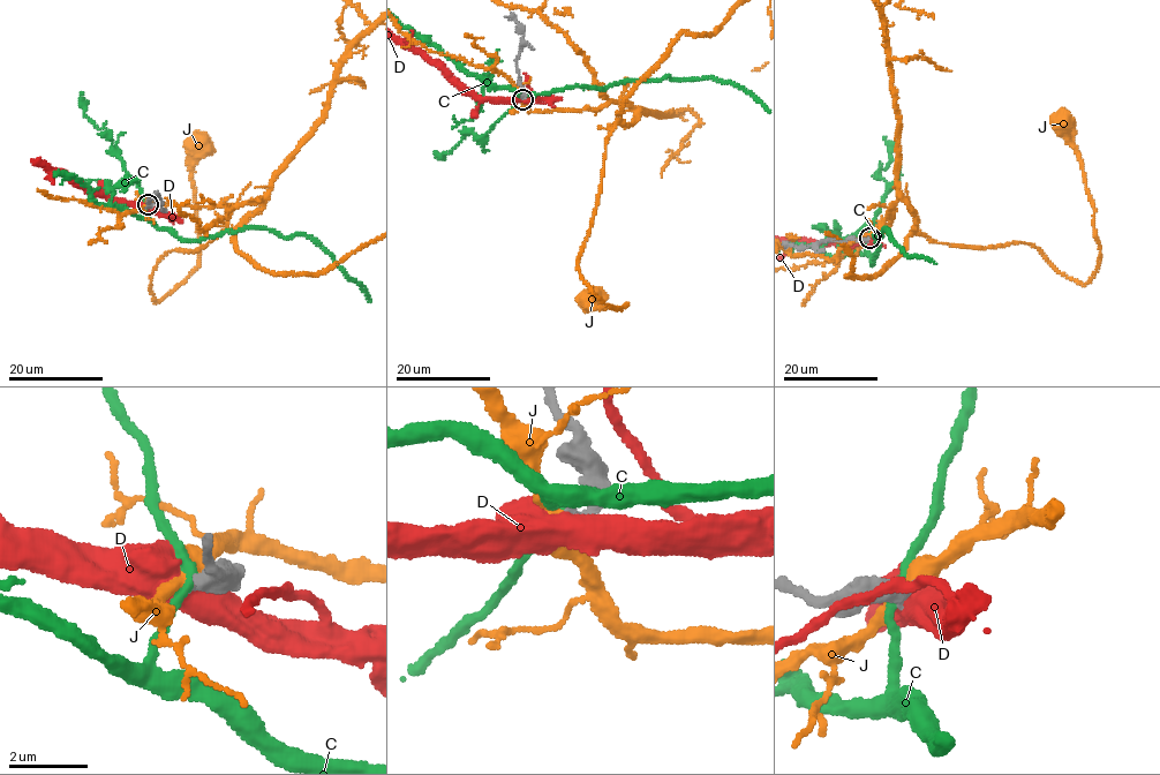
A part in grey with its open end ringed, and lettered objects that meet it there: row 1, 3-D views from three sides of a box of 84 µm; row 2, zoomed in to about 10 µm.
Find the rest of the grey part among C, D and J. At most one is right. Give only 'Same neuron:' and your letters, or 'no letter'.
Same neuron: no letter

